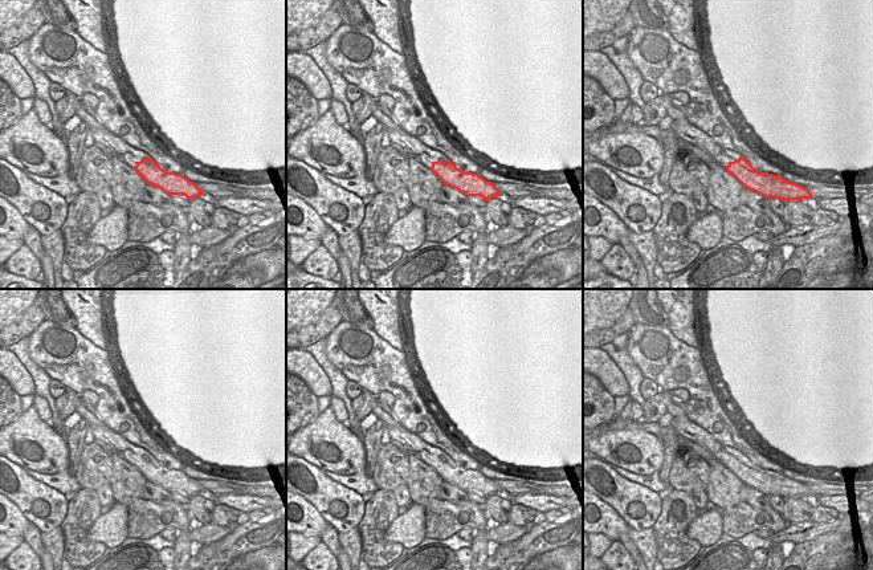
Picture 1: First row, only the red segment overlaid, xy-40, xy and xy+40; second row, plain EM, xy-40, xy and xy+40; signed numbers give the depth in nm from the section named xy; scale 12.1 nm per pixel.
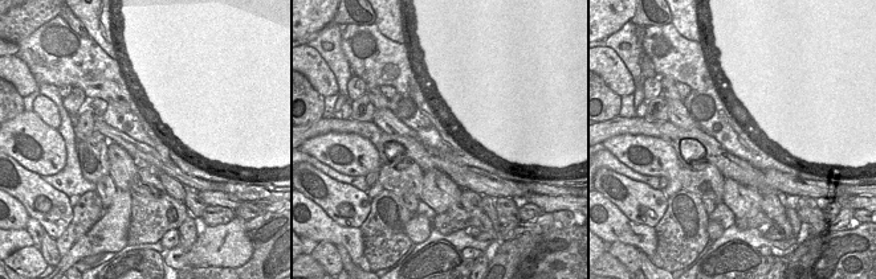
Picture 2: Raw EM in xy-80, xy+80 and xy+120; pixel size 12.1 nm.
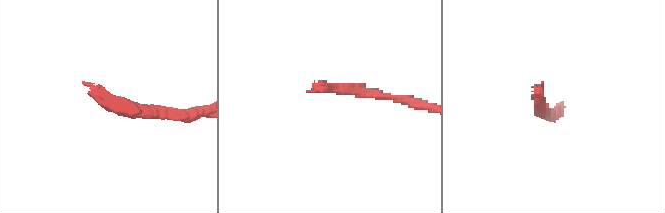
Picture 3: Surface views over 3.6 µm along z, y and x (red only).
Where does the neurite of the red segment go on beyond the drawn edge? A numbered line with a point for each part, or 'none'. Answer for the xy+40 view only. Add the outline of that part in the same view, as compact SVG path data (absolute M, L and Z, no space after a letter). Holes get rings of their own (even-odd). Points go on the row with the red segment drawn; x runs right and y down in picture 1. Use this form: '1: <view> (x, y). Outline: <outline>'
1: xy+40 (684, 130). Outline: M688 119L673 121L672 129L678 139L684 139L699 147L701 150L707 152L717 164L723 168L726 168L730 162L734 162L741 156L735 151L719 147L709 135L690 125Z

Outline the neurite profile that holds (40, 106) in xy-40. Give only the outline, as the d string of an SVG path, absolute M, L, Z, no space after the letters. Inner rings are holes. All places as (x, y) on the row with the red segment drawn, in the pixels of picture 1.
M34 98L33 110L42 125L49 126L52 123L52 114L45 101Z

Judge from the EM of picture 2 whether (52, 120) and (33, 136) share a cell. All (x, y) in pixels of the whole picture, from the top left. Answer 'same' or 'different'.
different

